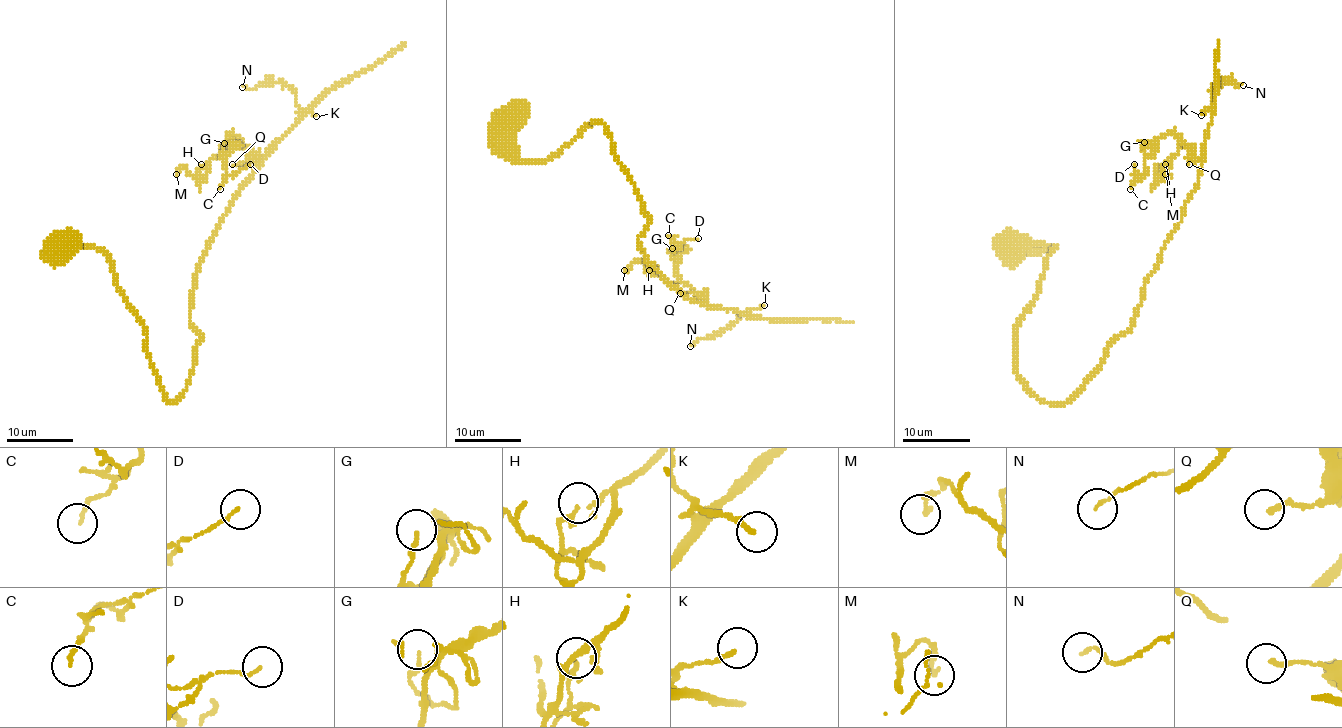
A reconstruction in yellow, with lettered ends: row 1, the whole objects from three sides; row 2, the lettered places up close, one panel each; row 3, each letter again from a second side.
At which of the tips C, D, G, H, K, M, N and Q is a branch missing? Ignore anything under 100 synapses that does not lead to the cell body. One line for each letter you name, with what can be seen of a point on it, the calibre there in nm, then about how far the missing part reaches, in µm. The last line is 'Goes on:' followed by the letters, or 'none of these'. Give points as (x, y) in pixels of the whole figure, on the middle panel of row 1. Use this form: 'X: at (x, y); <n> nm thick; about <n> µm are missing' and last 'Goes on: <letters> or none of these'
Goes on: none of these

